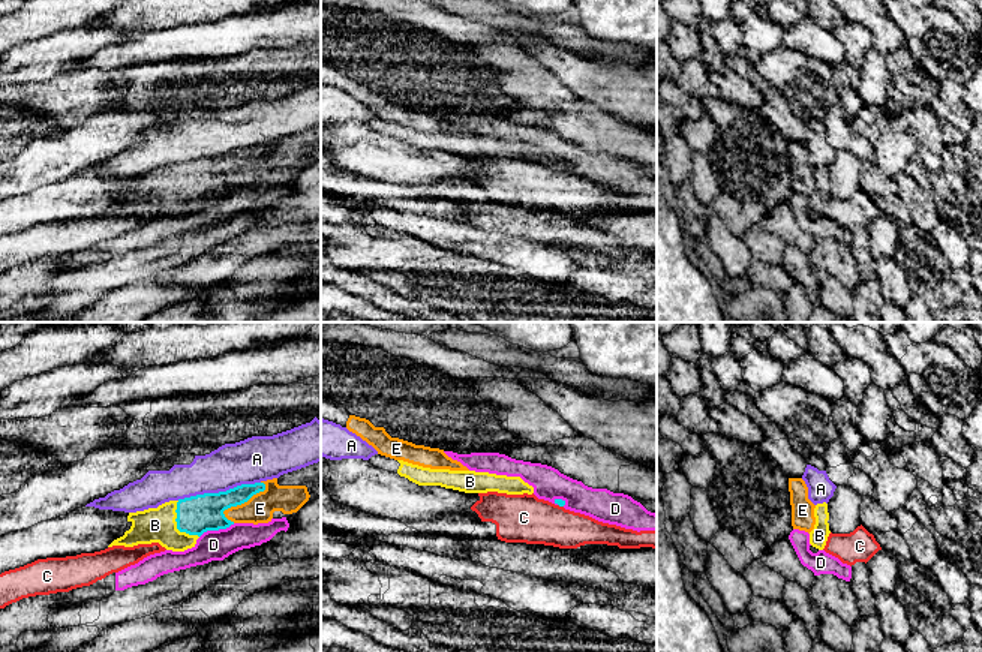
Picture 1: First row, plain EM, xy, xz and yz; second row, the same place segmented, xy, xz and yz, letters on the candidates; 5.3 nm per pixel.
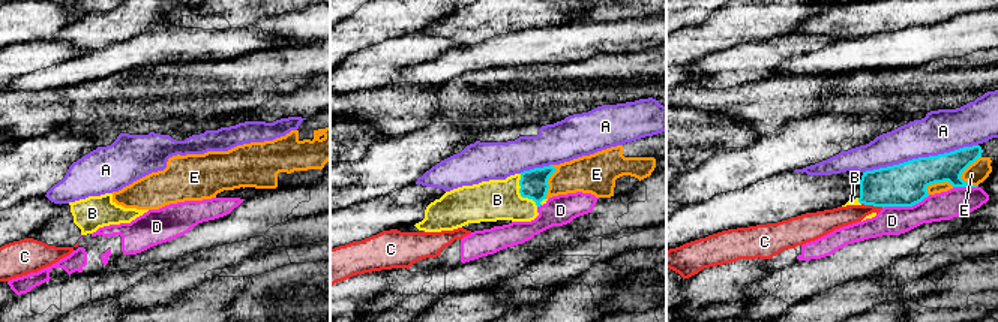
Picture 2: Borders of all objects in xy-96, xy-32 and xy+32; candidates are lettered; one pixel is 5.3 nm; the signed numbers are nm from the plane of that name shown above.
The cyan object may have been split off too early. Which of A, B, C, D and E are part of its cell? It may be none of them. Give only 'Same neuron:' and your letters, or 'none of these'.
Same neuron: B

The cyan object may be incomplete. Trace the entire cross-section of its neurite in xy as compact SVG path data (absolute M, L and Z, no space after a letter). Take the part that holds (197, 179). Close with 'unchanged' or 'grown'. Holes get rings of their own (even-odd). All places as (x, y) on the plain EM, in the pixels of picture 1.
M264 147L241 148L226 156L196 159L165 166L157 172L129 177L130 193L108 211L159 207L166 214L184 216L195 211L204 196L234 189L223 175L247 166L264 154Z; grown

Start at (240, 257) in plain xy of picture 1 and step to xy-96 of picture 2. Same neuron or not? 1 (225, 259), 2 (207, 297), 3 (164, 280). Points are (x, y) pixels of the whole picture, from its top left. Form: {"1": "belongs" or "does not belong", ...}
{"1": "belongs", "2": "does not belong", "3": "belongs"}

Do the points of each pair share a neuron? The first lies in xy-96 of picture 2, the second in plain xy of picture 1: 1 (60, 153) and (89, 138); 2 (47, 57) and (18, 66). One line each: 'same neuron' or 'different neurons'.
1: same neuron
2: same neuron

